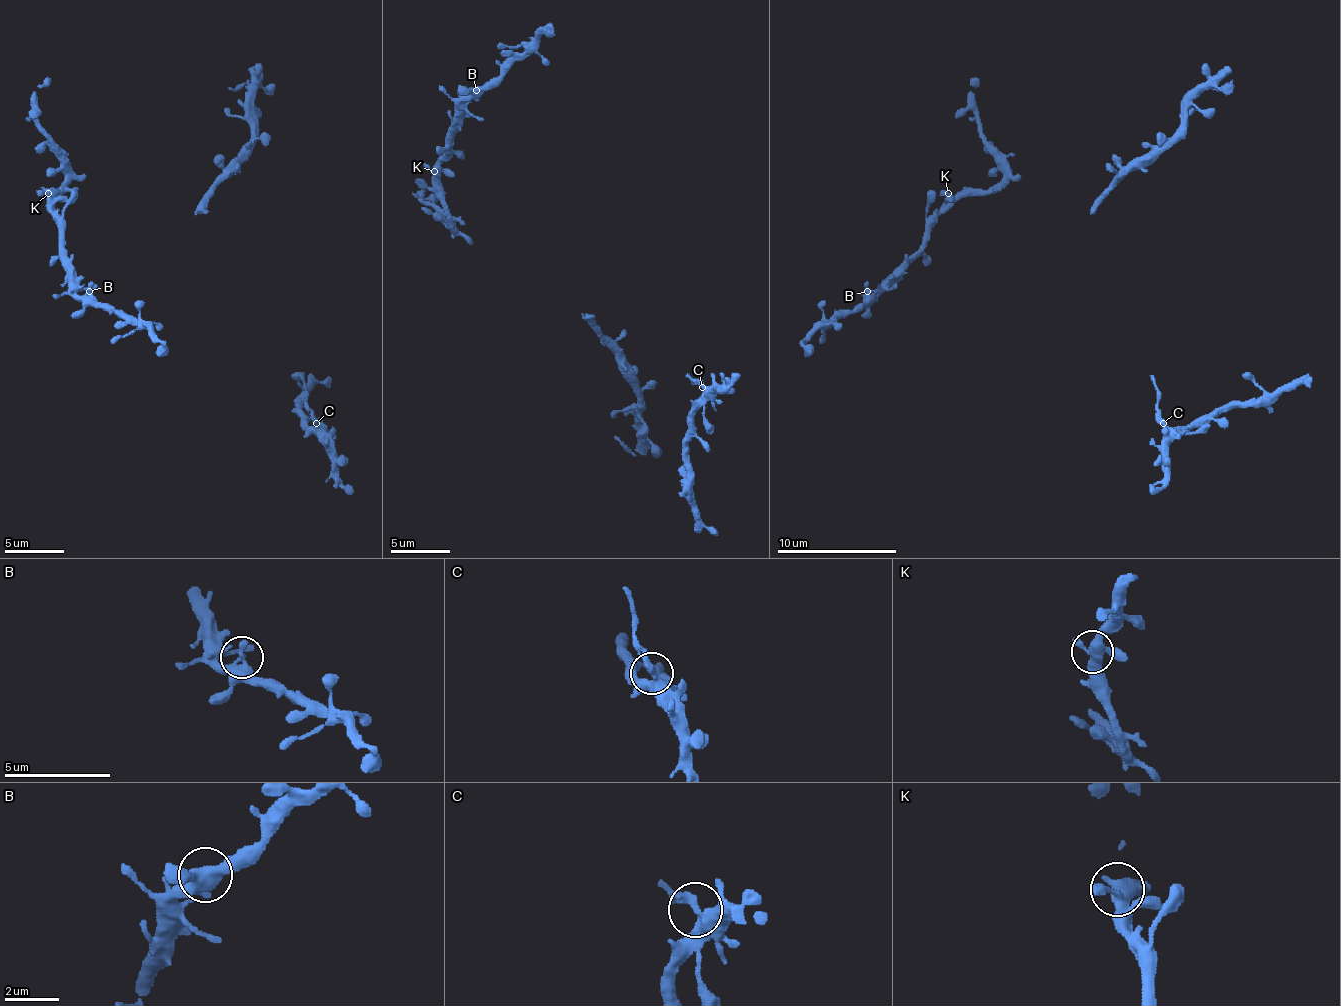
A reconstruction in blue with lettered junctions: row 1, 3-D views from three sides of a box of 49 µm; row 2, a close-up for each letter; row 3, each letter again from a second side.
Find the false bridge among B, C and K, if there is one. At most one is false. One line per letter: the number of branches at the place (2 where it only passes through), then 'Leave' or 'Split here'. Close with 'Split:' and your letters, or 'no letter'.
B: Branches: 2. Leave
C: Branches: 2. Split here
K: Branches: 2. Leave
Split: C

